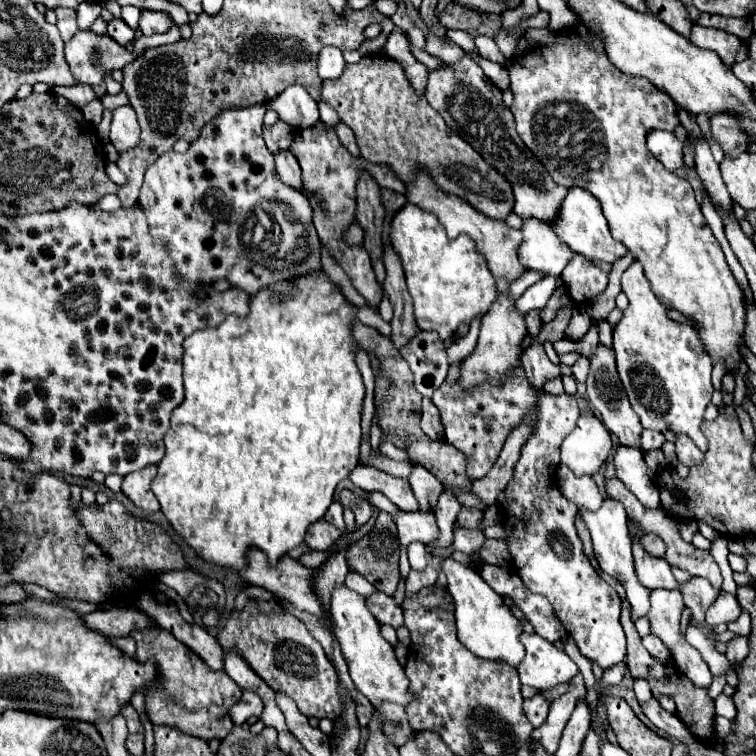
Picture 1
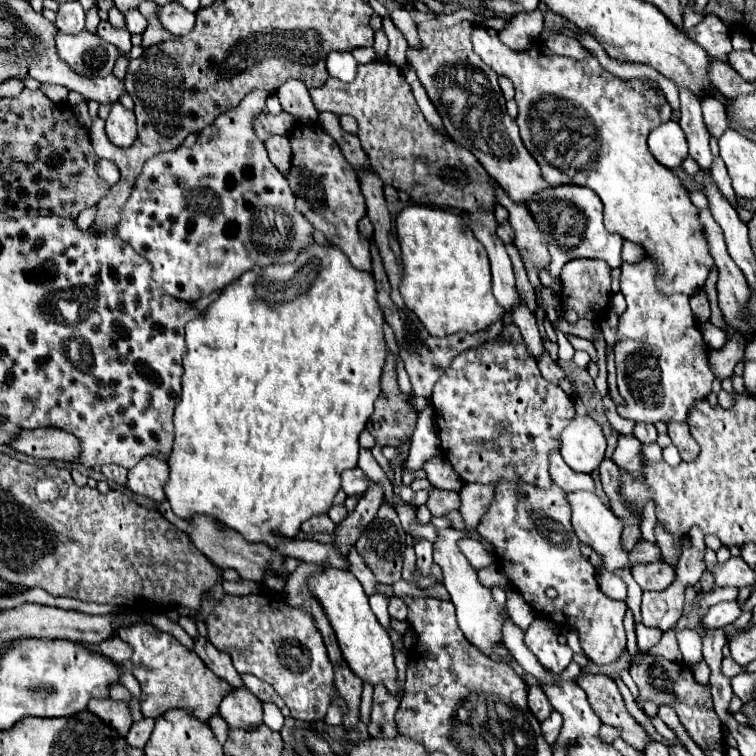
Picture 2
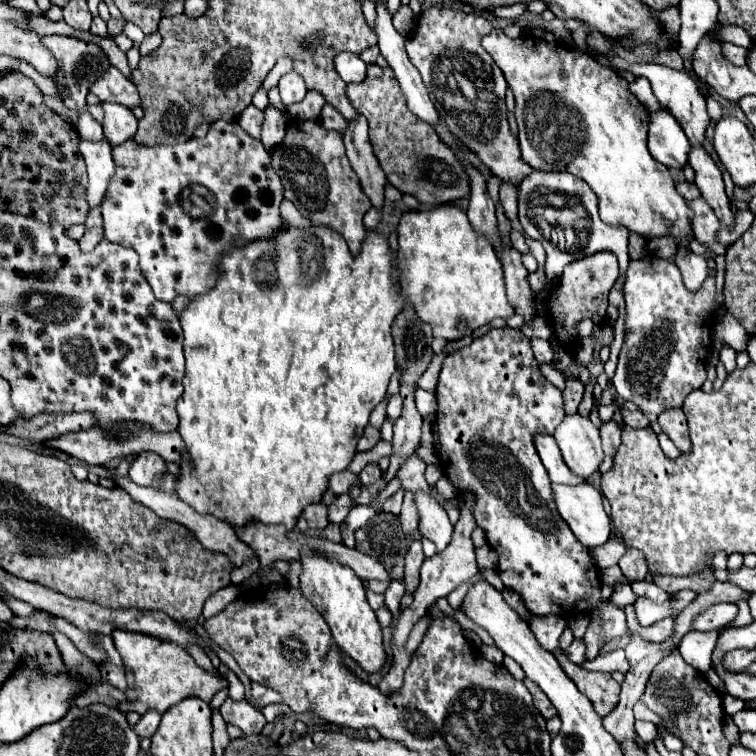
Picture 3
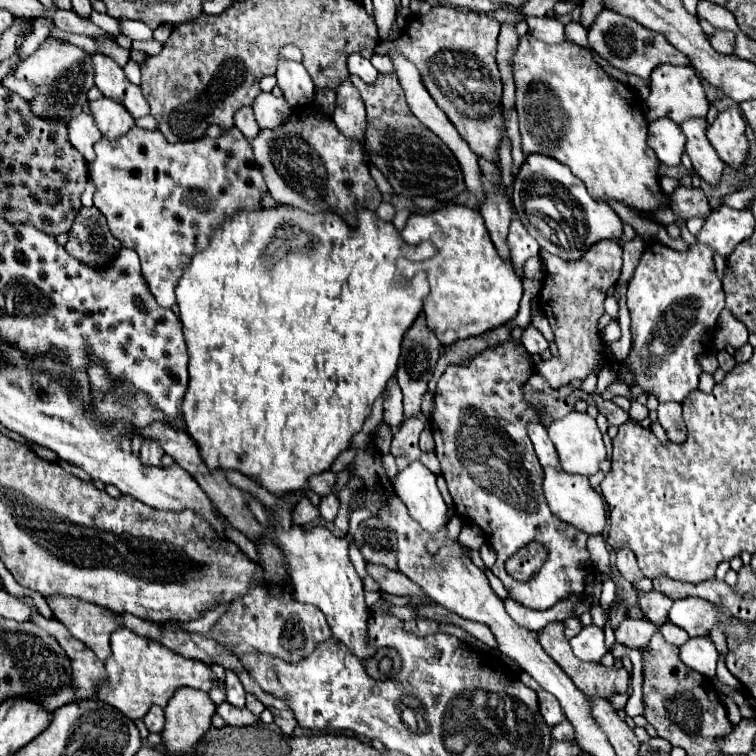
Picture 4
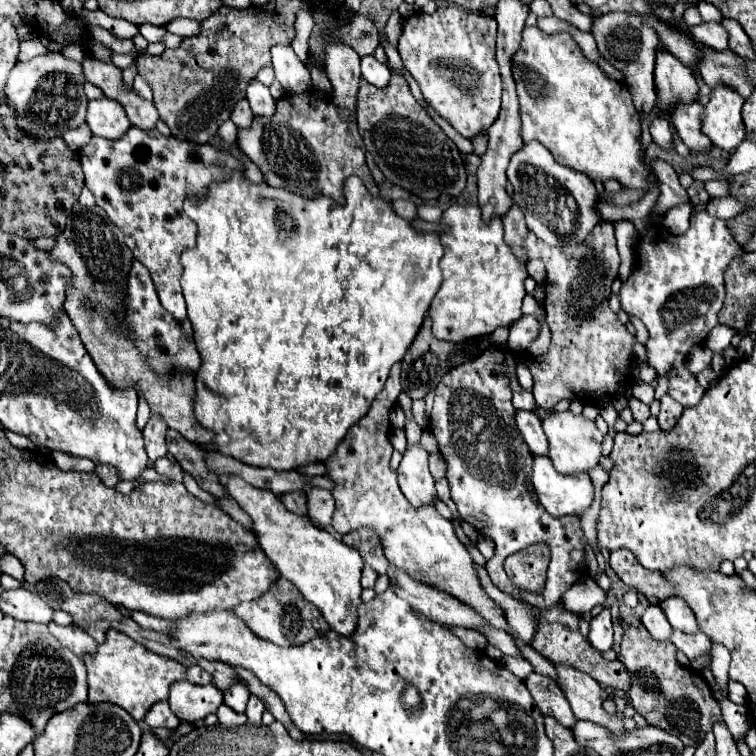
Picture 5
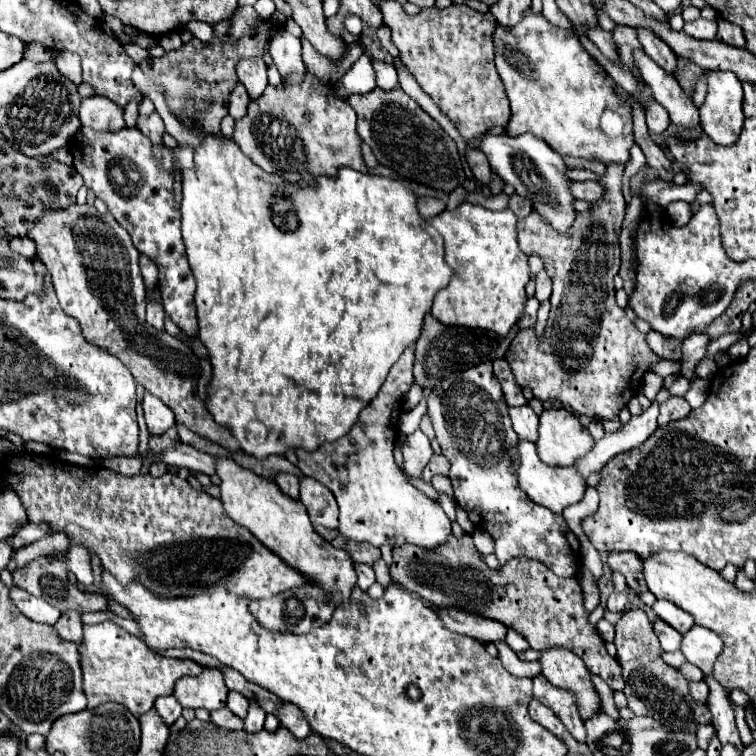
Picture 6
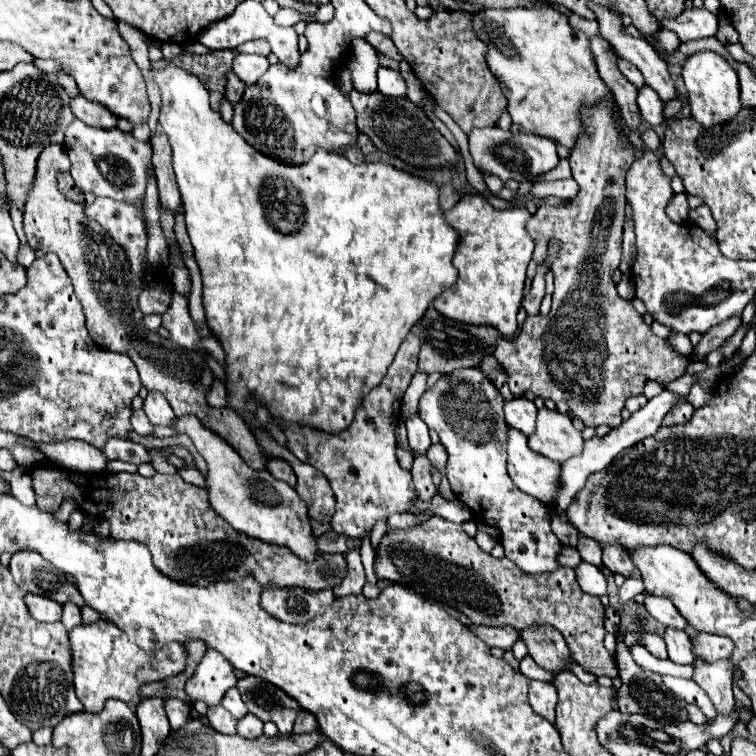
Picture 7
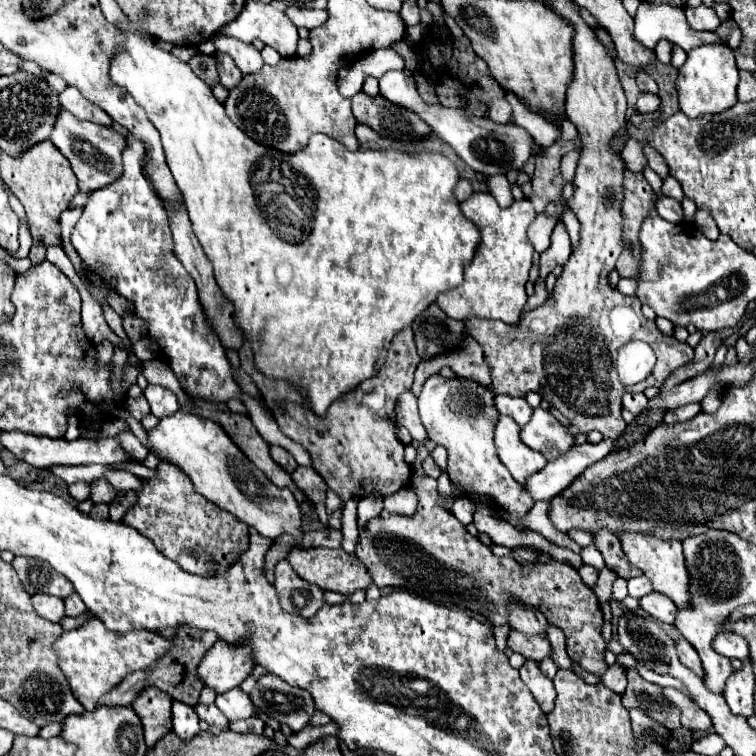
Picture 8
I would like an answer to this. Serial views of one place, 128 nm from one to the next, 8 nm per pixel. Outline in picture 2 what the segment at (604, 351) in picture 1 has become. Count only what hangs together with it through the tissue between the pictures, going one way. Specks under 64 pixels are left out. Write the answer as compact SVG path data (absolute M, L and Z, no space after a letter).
M606 392L606 396L602 396L602 404L604 404L604 412L606 412L606 418L610 422L610 426L618 432L618 434L632 434L634 432L634 420L628 420L628 418L622 418L618 412L616 412L616 404L610 396L610 392Z

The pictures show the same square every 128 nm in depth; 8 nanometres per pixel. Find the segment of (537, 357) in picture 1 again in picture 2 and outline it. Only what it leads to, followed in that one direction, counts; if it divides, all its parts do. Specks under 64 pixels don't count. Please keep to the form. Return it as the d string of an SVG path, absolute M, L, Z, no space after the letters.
M520 302L520 308L516 308L516 316L512 316L512 318L514 318L514 324L520 328L520 334L522 334L522 340L526 344L528 354L534 360L540 360L540 356L544 352L542 338L538 332L538 326L536 326L536 318L532 316L532 312L526 308L524 302Z

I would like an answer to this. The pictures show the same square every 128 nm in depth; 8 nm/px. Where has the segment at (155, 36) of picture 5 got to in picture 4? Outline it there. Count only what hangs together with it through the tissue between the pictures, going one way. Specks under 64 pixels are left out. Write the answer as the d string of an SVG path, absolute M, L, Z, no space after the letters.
M120 18L118 24L120 24L120 32L124 36L128 36L130 40L150 40L152 38L152 30L144 22Z

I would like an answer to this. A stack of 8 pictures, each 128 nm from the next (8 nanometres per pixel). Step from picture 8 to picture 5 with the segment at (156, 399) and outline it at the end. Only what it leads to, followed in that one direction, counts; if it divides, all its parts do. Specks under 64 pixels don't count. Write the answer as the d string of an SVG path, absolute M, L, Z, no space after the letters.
M152 416L146 424L146 428L142 430L146 454L148 454L150 462L156 462L158 458L168 454L168 450L166 450L166 430L168 430L168 426L164 426L164 422L156 416Z

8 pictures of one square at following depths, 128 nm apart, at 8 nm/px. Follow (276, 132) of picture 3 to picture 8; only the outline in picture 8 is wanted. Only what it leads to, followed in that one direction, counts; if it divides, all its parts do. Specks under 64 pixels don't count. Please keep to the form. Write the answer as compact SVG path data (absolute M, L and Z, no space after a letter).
M226 36L214 38L214 44L220 52L226 52L232 56L232 60L236 62L242 74L254 74L264 66L260 52L252 44L240 44L238 40L232 40Z

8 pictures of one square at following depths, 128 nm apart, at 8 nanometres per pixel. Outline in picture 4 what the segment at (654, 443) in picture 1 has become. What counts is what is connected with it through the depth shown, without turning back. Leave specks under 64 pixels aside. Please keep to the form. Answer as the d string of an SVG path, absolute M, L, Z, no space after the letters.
M636 400L630 404L628 414L630 414L630 420L634 420L634 422L642 422L644 418L648 418L648 410L646 410L646 406L642 406L642 404L636 402Z

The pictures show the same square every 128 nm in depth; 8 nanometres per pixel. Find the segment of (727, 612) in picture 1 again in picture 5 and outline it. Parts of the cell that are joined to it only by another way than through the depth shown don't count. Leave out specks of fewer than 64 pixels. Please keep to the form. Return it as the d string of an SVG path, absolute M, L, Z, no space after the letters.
M668 598L662 602L662 610L668 618L668 622L682 630L682 632L688 632L688 634L696 634L698 632L698 624L696 624L696 618L694 618L694 612L692 608L682 600L682 598Z

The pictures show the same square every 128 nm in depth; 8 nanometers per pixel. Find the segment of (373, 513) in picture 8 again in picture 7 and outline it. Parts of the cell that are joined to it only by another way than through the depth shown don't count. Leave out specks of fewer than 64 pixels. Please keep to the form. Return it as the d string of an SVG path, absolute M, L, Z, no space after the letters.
M364 538L364 540L362 540L360 556L362 556L362 564L364 564L364 570L366 570L368 582L376 584L376 582L378 582L378 578L376 578L376 574L374 574L374 558L376 558L376 554L374 554L374 550L372 550L372 546L370 546L370 540L368 540L368 538Z

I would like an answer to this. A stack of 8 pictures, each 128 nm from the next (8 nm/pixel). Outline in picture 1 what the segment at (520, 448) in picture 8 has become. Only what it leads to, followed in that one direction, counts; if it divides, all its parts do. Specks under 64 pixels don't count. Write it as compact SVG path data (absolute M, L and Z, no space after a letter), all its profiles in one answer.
M606 498L600 506L600 510L596 512L580 512L590 534L592 534L592 544L594 544L594 556L598 560L598 566L608 572L610 576L614 576L616 580L620 580L620 584L626 590L626 600L632 606L632 620L638 620L640 616L644 616L650 610L650 590L644 588L634 572L634 560L632 560L632 542L630 542L630 534L628 534L628 526L626 526L626 510L624 506L614 500L614 498Z

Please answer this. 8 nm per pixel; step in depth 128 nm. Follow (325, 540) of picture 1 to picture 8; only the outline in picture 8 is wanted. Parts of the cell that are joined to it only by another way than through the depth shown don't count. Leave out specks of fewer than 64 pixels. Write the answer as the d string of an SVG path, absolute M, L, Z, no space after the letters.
M270 446L270 456L272 456L272 460L276 460L288 474L292 474L294 470L296 470L296 460L284 450L284 448L280 448L280 446Z

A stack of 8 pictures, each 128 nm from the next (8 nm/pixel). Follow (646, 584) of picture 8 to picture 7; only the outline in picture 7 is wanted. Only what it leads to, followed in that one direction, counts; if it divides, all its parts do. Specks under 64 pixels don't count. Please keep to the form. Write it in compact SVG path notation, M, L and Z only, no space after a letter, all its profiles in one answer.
M628 578L628 580L620 586L620 590L618 590L618 600L620 600L620 604L626 604L628 600L632 600L632 598L634 598L636 594L640 594L640 592L644 592L642 580Z

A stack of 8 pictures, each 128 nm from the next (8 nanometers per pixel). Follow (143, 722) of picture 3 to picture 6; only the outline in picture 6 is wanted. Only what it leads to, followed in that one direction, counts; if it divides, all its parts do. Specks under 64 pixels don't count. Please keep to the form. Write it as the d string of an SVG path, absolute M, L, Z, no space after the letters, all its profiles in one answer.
M162 696L160 700L156 700L154 710L162 718L162 722L168 724L168 726L172 726L182 714L182 708L180 708L180 704L178 704L178 700L174 696Z

